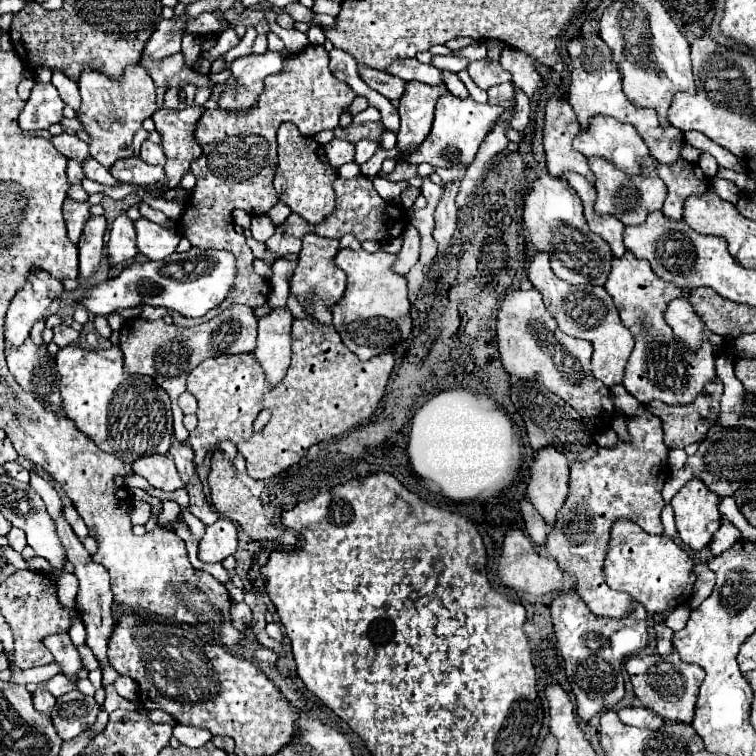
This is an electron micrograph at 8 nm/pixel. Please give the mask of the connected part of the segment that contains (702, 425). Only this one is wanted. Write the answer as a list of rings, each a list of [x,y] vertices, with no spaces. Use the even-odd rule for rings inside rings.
[[[715,377],[713,381],[709,381],[705,385],[703,391],[705,393],[701,393],[699,397],[695,397],[695,401],[691,401],[689,405],[665,405],[661,401],[651,401],[647,405],[647,409],[663,421],[665,445],[669,449],[685,449],[687,445],[701,441],[707,435],[707,431],[715,425],[717,413],[719,413],[719,401],[721,401],[721,395],[723,395],[723,383]]]

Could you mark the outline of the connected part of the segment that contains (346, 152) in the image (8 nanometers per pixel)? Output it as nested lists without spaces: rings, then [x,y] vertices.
[[[337,137],[325,145],[325,153],[327,153],[327,159],[333,165],[333,169],[339,169],[343,163],[353,161],[353,149],[355,149],[353,143],[337,139]]]

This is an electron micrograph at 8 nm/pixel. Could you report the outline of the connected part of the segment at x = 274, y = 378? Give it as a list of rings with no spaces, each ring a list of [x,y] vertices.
[[[289,307],[271,309],[269,315],[259,319],[259,337],[255,347],[255,357],[267,375],[267,381],[275,385],[285,377],[291,363],[291,323],[293,313]]]

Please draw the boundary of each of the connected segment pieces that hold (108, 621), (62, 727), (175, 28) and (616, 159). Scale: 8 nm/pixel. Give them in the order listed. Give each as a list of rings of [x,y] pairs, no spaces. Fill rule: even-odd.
[[[31,473],[31,487],[41,495],[41,499],[45,501],[47,505],[47,511],[49,515],[55,519],[57,523],[57,533],[65,545],[65,551],[67,551],[67,559],[75,565],[75,575],[79,577],[79,593],[77,593],[77,607],[81,609],[81,619],[85,623],[85,629],[87,629],[87,645],[93,649],[95,657],[99,659],[101,665],[107,665],[107,641],[113,633],[113,613],[111,613],[111,603],[113,603],[113,593],[111,593],[111,585],[109,585],[109,573],[103,565],[95,563],[91,559],[91,555],[87,553],[87,549],[83,547],[83,543],[75,537],[73,529],[67,525],[63,513],[61,513],[61,499],[57,495],[57,491],[43,479],[39,477],[37,473]]]
[[[73,691],[57,699],[57,705],[51,711],[51,719],[61,739],[73,739],[95,723],[97,713],[99,705],[93,697]]]
[[[165,19],[157,25],[157,31],[151,35],[149,43],[145,45],[145,55],[153,57],[155,61],[163,59],[165,55],[173,55],[177,51],[181,51],[181,25],[185,21],[179,19]]]
[[[597,115],[597,117],[591,119],[589,127],[573,139],[573,147],[579,153],[583,153],[585,157],[605,157],[613,165],[617,165],[617,169],[621,169],[625,173],[631,173],[631,175],[641,171],[641,159],[651,157],[645,141],[639,137],[639,133],[633,125],[617,121],[613,117],[603,117],[603,115]]]

